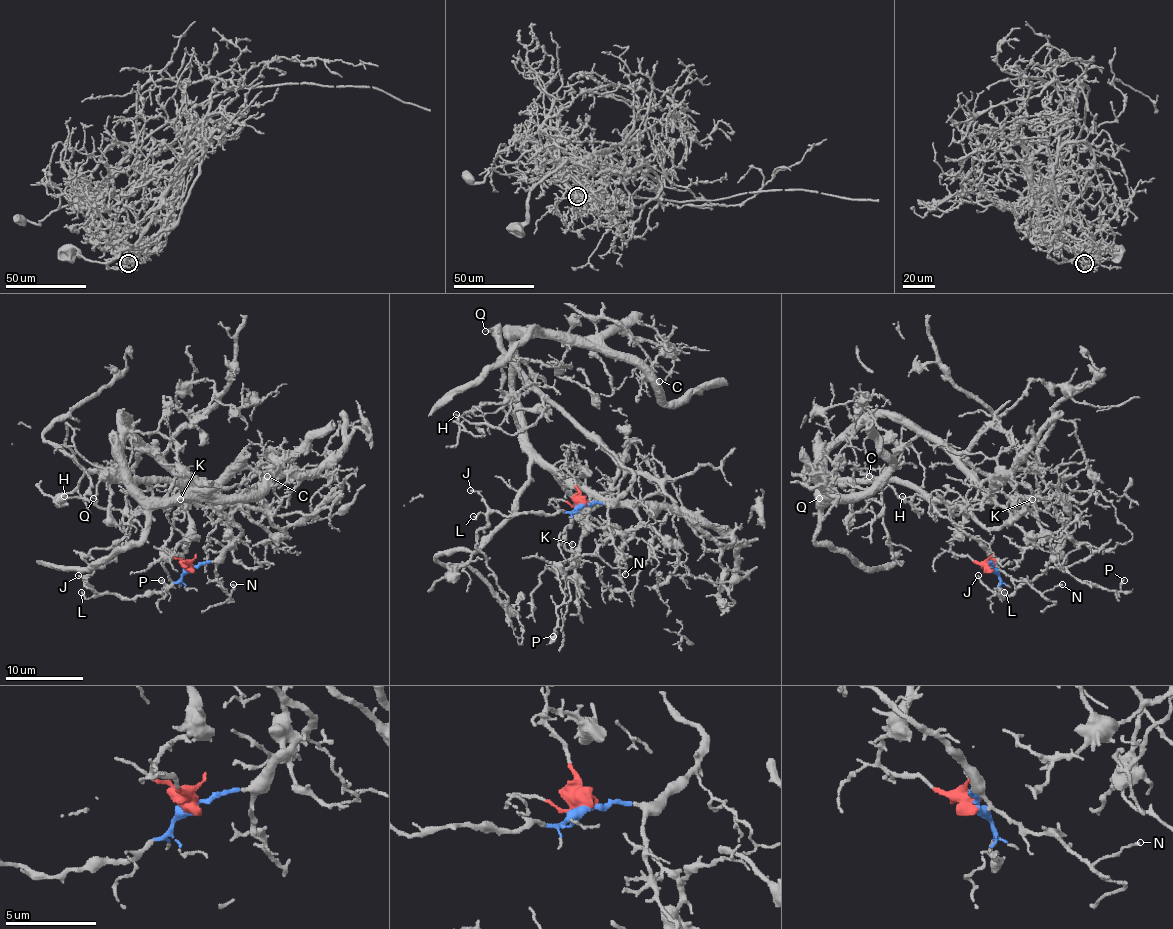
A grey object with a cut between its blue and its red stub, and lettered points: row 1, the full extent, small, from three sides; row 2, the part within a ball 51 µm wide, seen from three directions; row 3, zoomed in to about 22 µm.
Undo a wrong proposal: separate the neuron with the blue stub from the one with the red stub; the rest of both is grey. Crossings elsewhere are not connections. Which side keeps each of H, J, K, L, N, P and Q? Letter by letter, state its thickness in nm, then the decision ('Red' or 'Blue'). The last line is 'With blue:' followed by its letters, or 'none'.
H: Thickness 120 nm. Blue
J: Thickness 90 nm. Blue
K: Thickness 120 nm. Blue
L: Thickness 180 nm. Blue
N: Thickness 110 nm. Blue
P: Thickness 160 nm. Red
Q: Thickness 170 nm. Blue
With blue: H, J, K, L, N, Q

